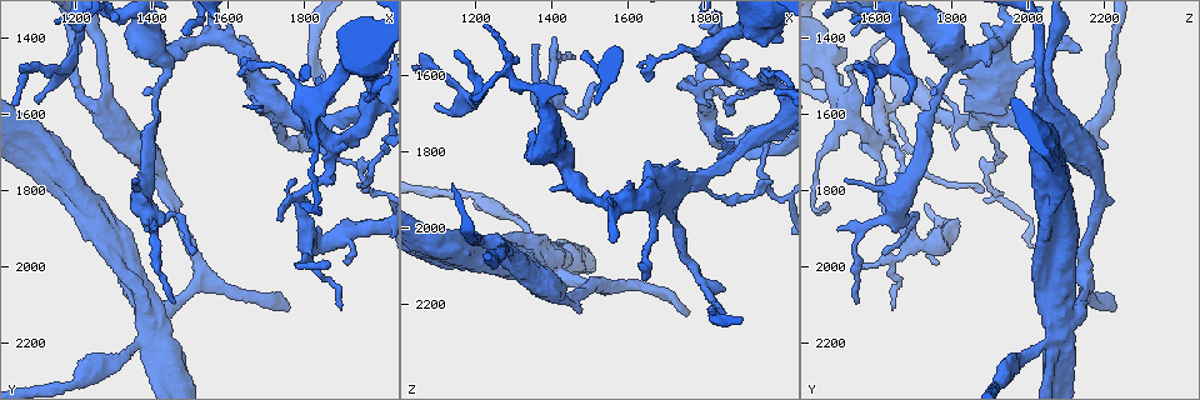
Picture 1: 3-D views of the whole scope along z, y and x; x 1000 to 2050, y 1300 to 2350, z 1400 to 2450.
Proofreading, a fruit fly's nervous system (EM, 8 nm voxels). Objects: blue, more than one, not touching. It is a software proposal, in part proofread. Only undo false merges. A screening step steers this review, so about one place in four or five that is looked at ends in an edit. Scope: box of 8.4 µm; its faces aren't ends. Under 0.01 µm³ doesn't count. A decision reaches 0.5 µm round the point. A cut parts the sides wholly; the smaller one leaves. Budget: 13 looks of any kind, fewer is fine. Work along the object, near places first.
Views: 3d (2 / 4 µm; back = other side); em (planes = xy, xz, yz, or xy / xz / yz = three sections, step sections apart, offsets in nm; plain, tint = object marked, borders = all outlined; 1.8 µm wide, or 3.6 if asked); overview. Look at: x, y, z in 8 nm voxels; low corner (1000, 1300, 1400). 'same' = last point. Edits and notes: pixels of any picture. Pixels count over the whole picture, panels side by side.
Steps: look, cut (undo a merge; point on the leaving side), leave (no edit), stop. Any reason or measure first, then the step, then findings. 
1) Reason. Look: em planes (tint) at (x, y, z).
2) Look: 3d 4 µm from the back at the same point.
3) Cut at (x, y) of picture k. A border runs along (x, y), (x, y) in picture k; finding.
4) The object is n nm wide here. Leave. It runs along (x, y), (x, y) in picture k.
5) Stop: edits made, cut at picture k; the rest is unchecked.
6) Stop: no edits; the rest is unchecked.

Thick turns thin. Look: 3d 2 µm at (1370, 2210, 2050).

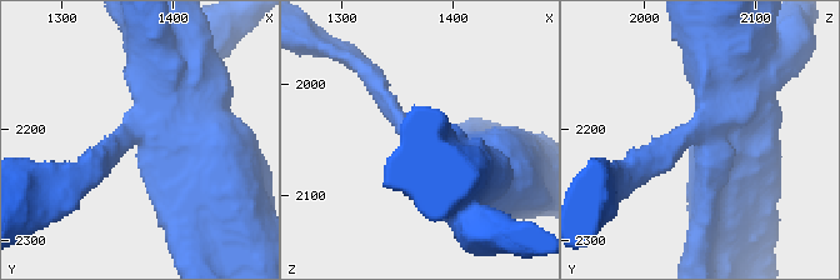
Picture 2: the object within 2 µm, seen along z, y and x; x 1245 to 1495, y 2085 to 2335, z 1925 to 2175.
Look: em xz step 8 (tint) at (1366, 2208, 2044).

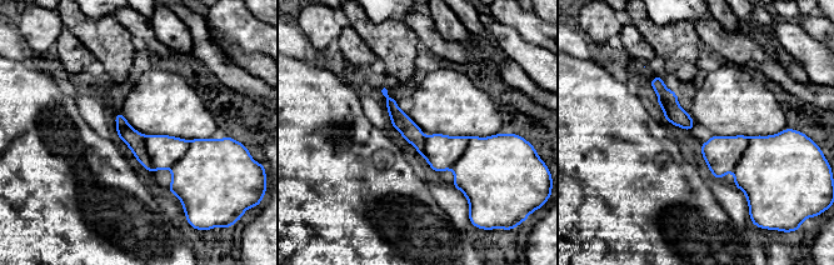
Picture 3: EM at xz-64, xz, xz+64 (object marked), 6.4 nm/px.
Another direction. Look: em planes (tint) at the same point.

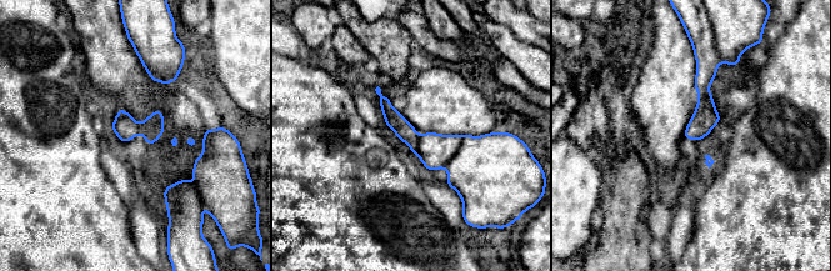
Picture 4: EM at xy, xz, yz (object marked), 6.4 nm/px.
Cut at (395, 120) of picture 4. A second neuron is stuck on.

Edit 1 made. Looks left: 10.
Calibre changes. Look: em planes (tint) at (1225, 1850, 2050).

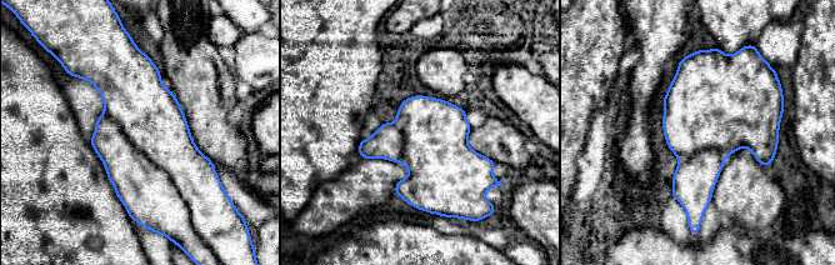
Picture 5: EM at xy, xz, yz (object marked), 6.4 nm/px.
Leave. One neuron here.

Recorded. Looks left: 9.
Look: overview.

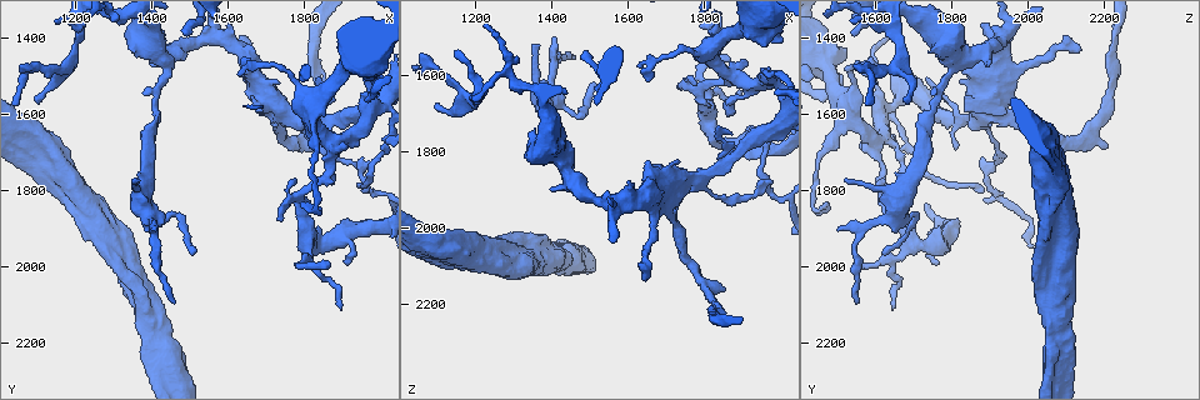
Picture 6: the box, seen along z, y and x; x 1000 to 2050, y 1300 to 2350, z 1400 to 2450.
Four arms meet. Look: 3d 2 µm at (1870, 1665, 1590).

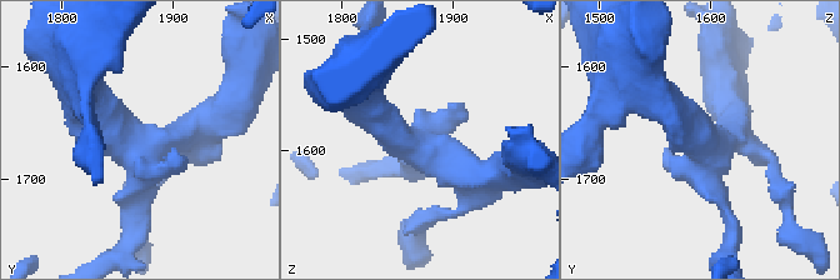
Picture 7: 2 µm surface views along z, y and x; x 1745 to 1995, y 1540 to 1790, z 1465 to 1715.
4 arms meet here. Look: em xz step 16 (tint) at (1864, 1670, 1596).

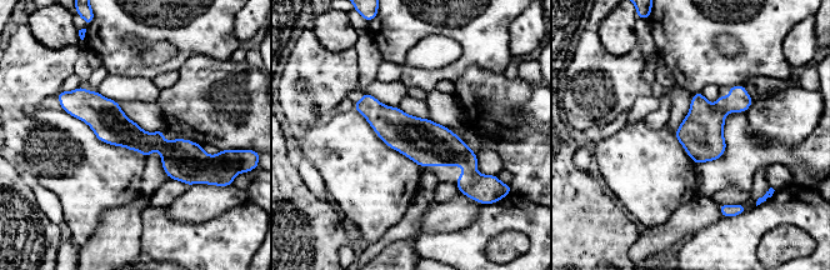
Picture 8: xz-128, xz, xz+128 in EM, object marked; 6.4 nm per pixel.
Another direction. Look: em planes (tint) at the same point.

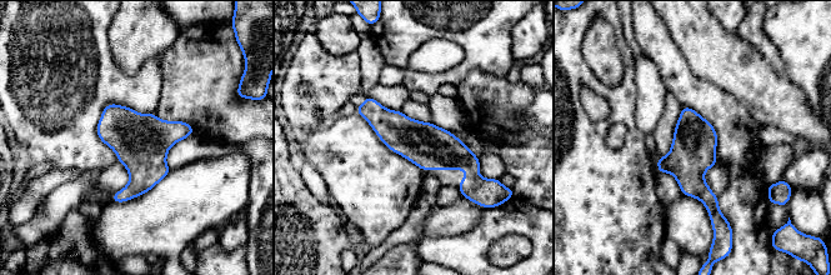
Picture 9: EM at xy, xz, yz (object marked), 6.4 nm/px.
The object is 280 nm wide here. Leave. It runs along (360, 108), (454, 154), (477, 179) in picture 9; one neuron here.

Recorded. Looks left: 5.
Looks like a crossing. Look: 3d 4 µm at (1755, 1605, 1875).

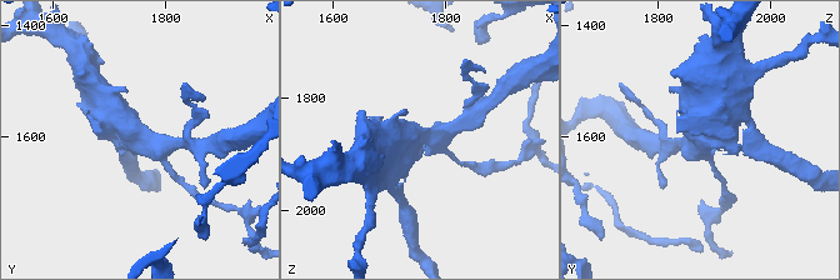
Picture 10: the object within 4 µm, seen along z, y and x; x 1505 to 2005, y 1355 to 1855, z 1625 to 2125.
Shape alone is not enough. Look: em 3.6 µm xz step 4 (tint) at (1750, 1600, 1875).

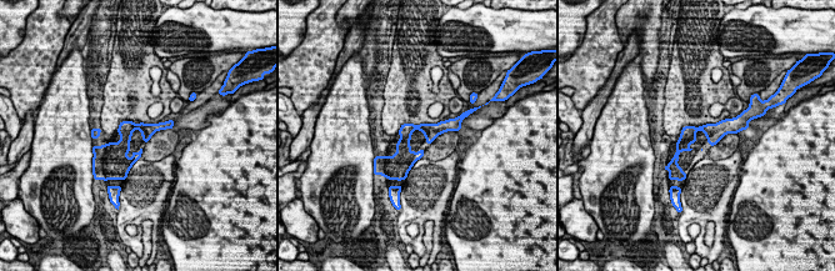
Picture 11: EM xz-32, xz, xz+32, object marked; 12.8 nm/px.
Look: em 3.6 µm planes (tint) at the same point.

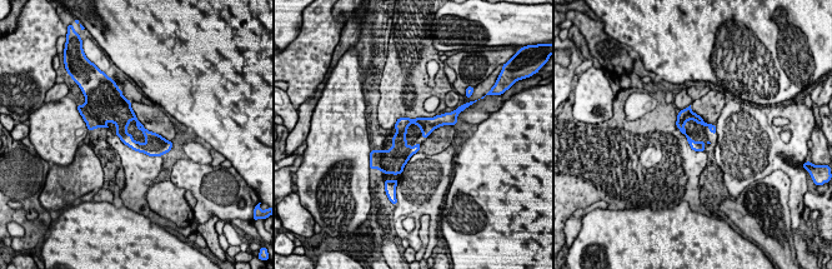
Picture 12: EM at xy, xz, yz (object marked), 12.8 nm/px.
Leave. It runs along (446, 118), (409, 121), (391, 159) in picture 12; one neuron here.

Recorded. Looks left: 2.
Stop: edits made, cut at picture 4; the rest is unchecked.

